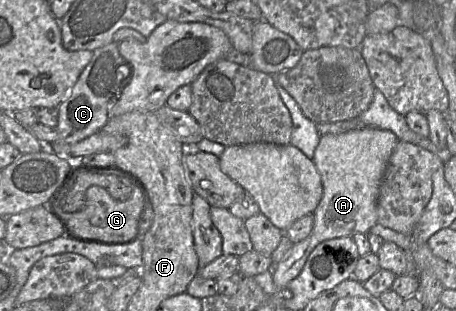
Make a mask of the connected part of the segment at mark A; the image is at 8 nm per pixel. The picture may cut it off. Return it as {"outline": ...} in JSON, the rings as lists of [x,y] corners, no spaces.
{"outline":[[[362,127],[342,134],[324,134],[315,149],[313,158],[322,180],[322,197],[314,210],[311,234],[293,245],[285,259],[275,264],[273,282],[284,289],[303,269],[307,258],[320,243],[355,234],[368,234],[377,221],[377,202],[380,186],[389,159],[399,139],[391,131]]]}

